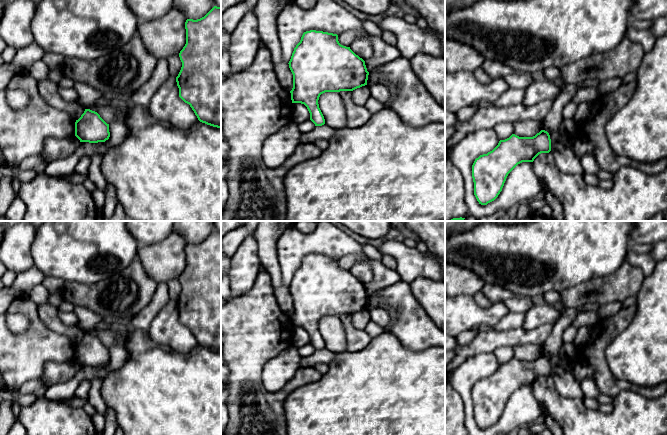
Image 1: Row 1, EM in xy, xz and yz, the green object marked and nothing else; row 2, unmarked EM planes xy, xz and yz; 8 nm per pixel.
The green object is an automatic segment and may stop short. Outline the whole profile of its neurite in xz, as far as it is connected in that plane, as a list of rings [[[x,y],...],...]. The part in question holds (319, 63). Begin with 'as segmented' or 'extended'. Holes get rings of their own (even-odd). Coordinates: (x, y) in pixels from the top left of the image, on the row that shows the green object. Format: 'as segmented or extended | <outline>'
as segmented | [[[304,32],[288,64],[293,74],[292,103],[304,104],[315,126],[325,124],[318,104],[321,94],[353,91],[367,85],[365,61],[350,47],[341,45],[337,34]]]

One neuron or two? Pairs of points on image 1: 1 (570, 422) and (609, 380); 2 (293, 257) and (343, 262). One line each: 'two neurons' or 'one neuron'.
1: two neurons
2: two neurons

